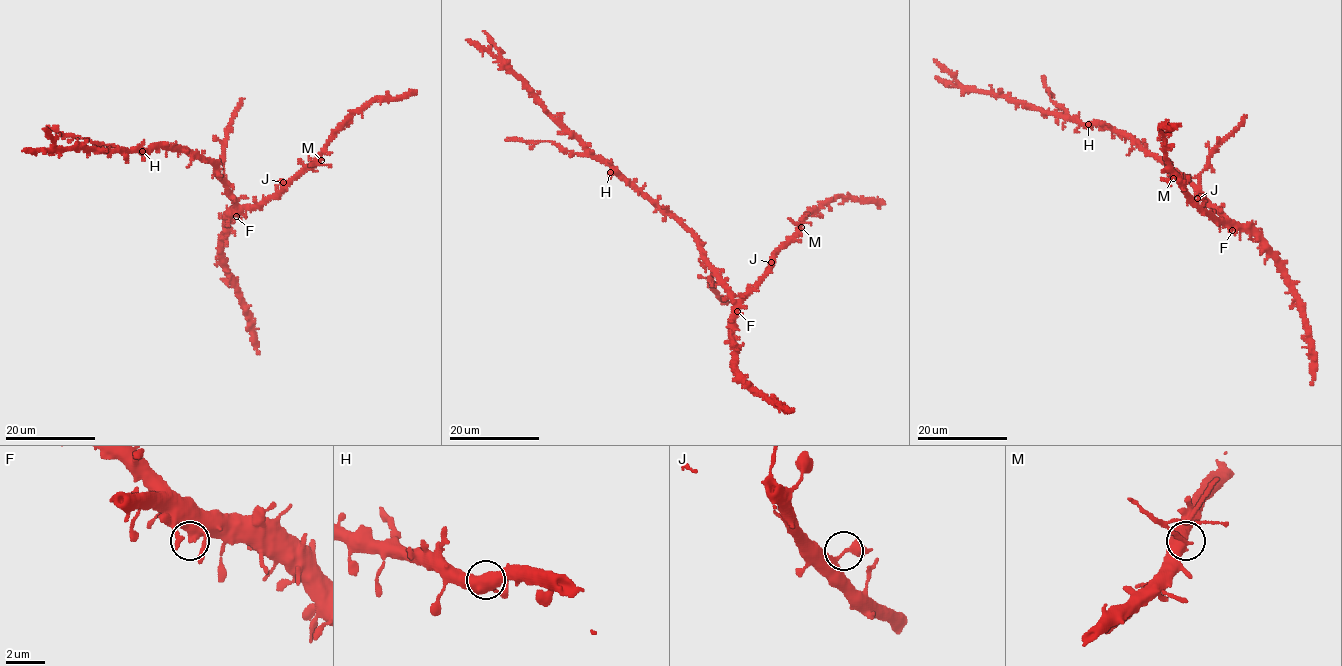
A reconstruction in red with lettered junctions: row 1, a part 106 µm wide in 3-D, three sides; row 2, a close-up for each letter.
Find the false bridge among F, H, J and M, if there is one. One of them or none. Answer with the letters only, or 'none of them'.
M

